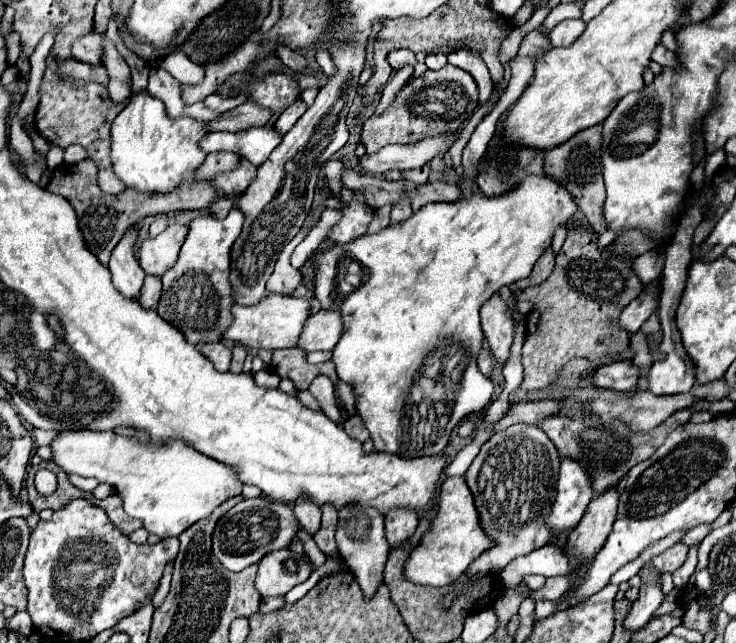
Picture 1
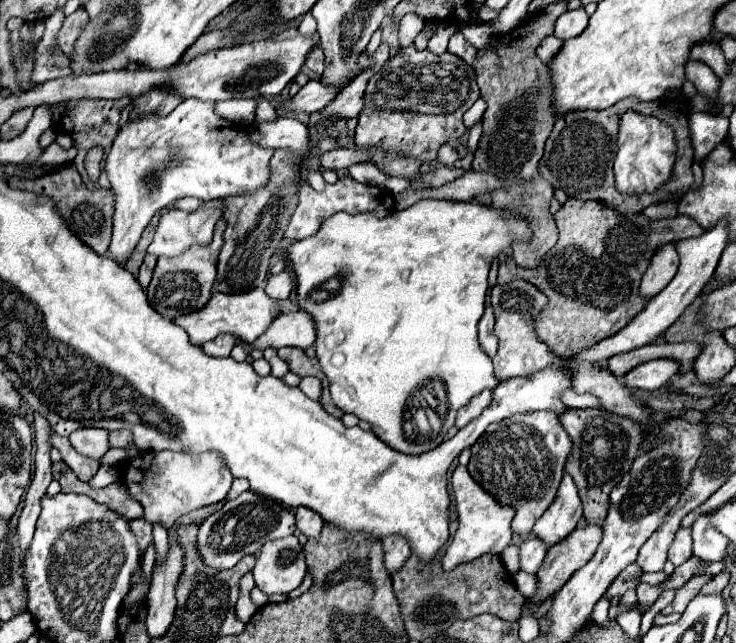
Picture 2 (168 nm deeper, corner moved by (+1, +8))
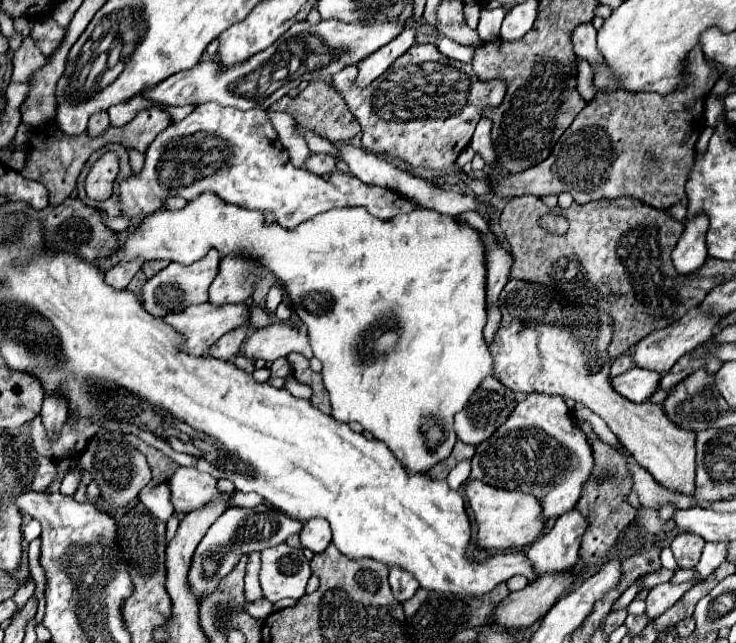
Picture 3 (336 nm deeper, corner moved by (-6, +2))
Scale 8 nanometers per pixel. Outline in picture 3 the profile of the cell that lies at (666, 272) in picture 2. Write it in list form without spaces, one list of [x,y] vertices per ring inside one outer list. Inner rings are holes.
[[[697,216],[693,220],[687,220],[685,232],[681,234],[671,260],[679,274],[693,274],[707,258],[705,248],[705,232],[709,228],[709,220],[705,216]]]

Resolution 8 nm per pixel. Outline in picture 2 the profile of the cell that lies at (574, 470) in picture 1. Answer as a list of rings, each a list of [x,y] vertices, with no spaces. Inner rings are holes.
[[[564,474],[556,500],[534,524],[532,534],[540,538],[546,546],[554,546],[562,542],[580,524],[580,520],[582,520],[582,504],[576,492],[576,484],[572,476]]]

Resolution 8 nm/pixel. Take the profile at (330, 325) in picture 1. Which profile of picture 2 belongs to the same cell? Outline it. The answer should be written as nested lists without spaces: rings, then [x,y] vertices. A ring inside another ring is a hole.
[[[298,310],[290,314],[280,314],[272,320],[268,330],[258,336],[250,348],[266,350],[266,348],[282,348],[282,346],[296,346],[306,350],[316,340],[316,330],[308,312]]]

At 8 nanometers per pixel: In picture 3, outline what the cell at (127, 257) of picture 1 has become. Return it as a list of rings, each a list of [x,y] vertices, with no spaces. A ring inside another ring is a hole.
[[[207,102],[197,106],[183,120],[165,128],[145,150],[143,170],[119,182],[121,216],[129,220],[129,228],[135,228],[149,214],[163,210],[163,202],[169,196],[193,200],[207,190],[235,206],[275,212],[279,226],[285,230],[293,230],[301,222],[331,208],[367,206],[367,210],[381,220],[389,220],[399,212],[411,212],[415,208],[415,204],[401,194],[365,184],[351,174],[335,170],[329,180],[325,180],[307,170],[295,168],[265,110],[239,110]]]

